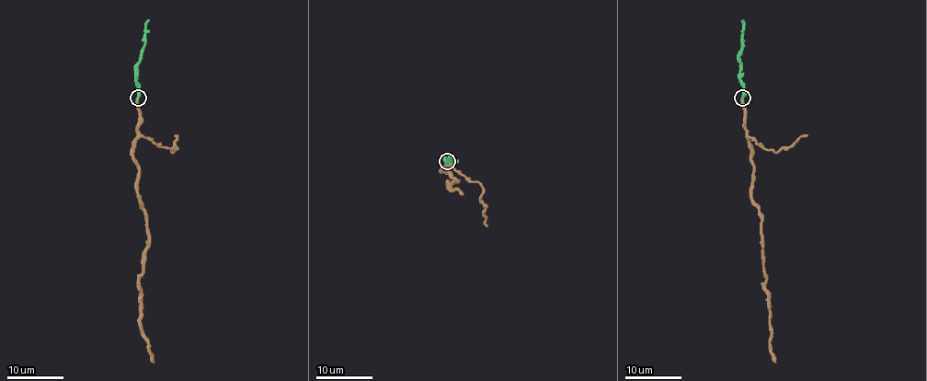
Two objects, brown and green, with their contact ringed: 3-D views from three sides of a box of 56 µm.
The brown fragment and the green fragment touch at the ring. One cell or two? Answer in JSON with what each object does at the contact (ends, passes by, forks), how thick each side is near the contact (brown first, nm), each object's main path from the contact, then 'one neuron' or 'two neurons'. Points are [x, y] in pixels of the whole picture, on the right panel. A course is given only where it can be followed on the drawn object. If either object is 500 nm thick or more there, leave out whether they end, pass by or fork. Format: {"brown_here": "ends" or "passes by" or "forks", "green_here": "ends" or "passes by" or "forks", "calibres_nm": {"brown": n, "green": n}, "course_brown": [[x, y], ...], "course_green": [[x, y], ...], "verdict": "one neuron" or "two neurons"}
{"brown_here": "ends", "green_here": "ends", "calibres_nm": {"brown": 280, "green": 360}, "course_brown": [[742, 98], [753, 170], [752, 202], [758, 208], [761, 235], [771, 352], [776, 363]], "course_green": [[742, 98], [739, 51], [742, 20]], "verdict": "one neuron"}

